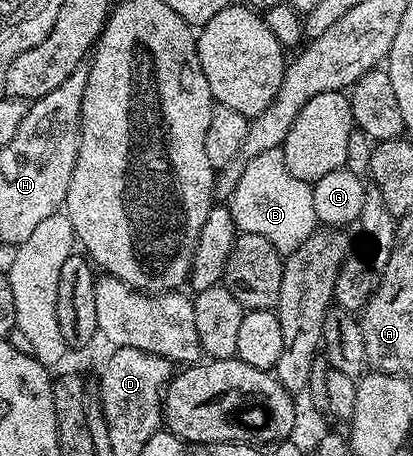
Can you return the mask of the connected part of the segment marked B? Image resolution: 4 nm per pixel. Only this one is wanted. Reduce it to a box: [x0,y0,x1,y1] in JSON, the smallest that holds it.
[228,148,319,254]

